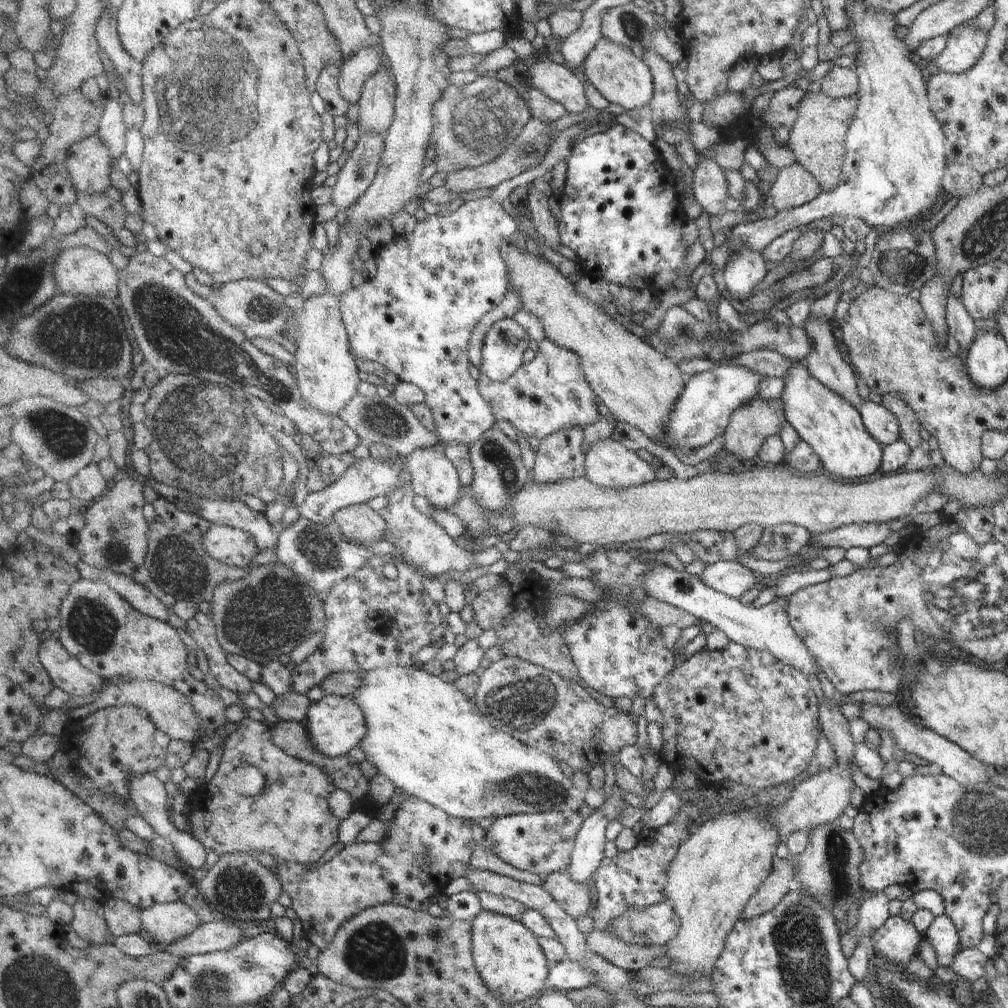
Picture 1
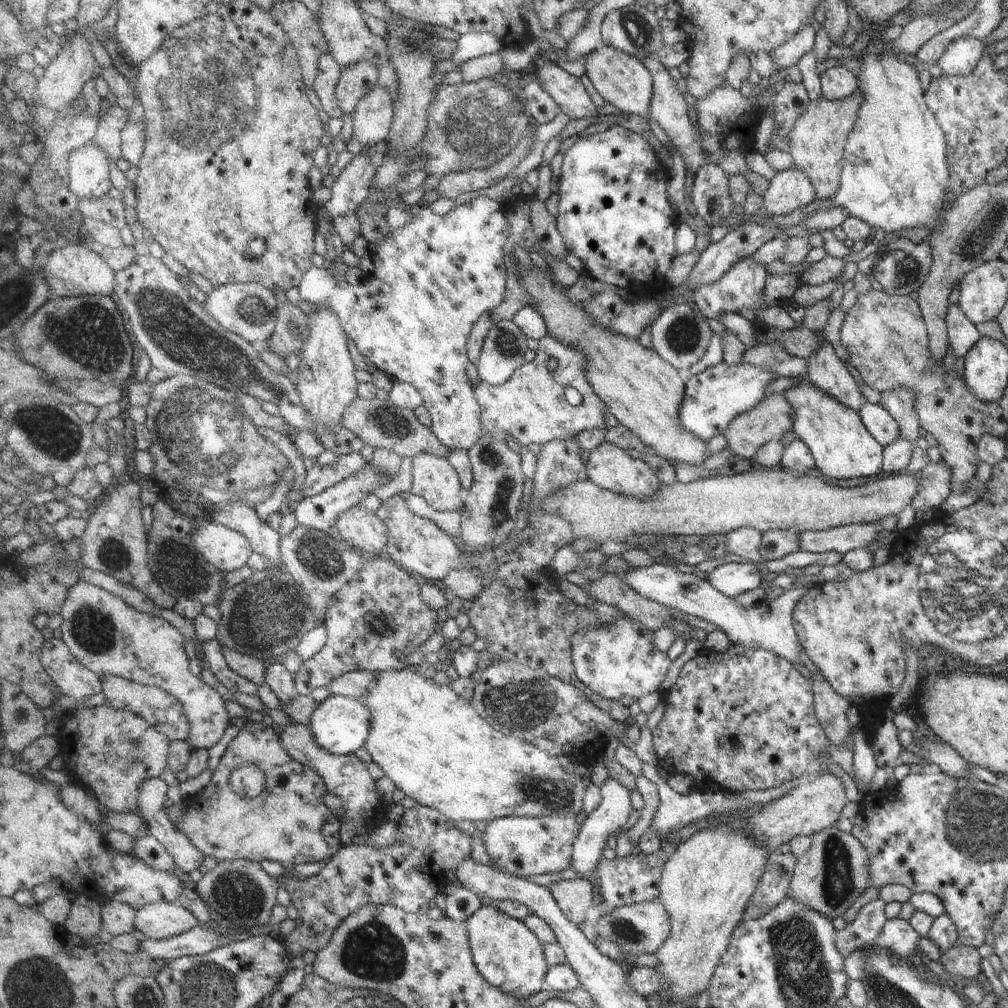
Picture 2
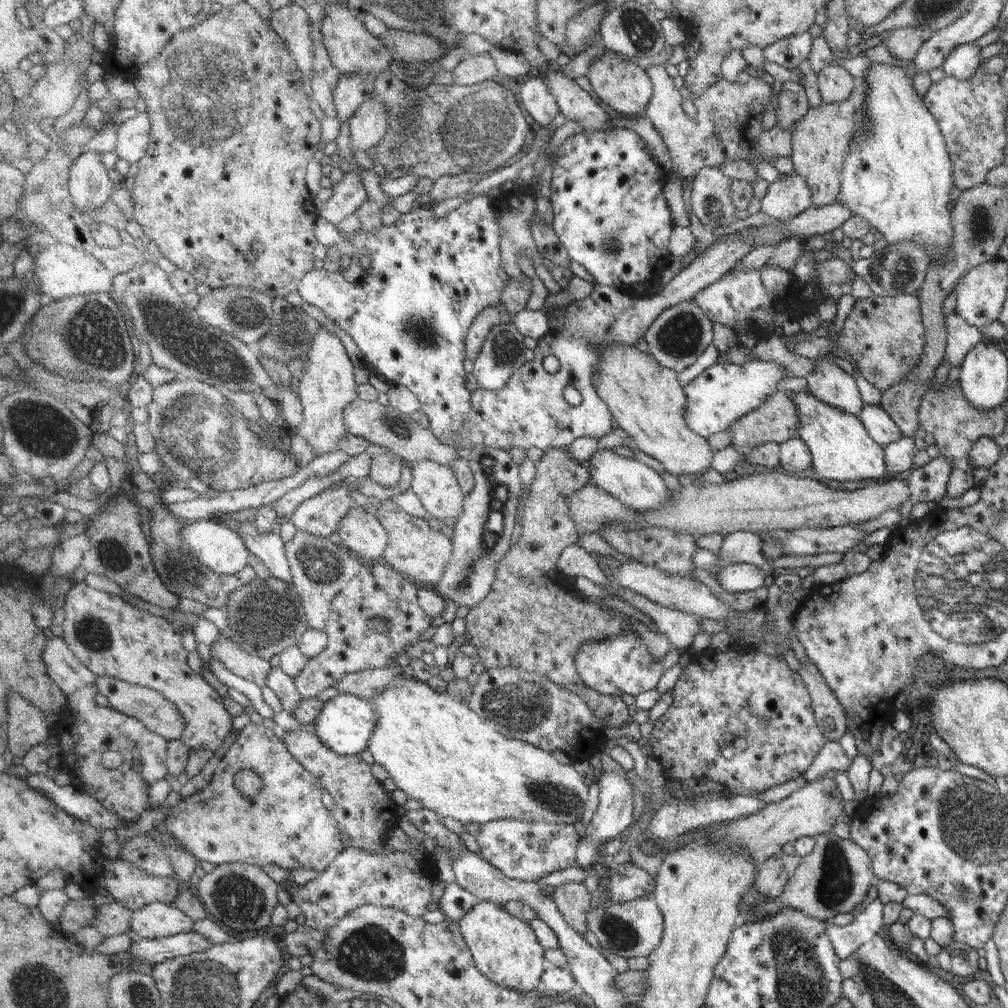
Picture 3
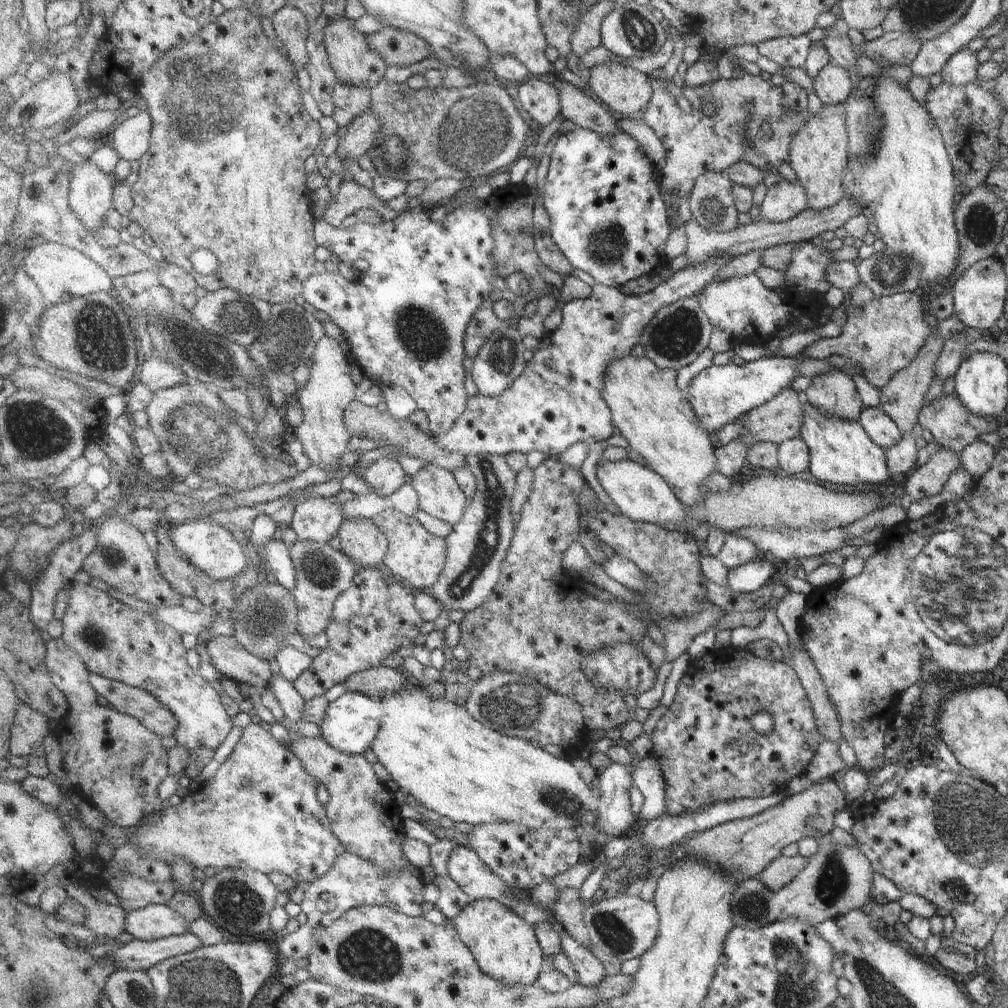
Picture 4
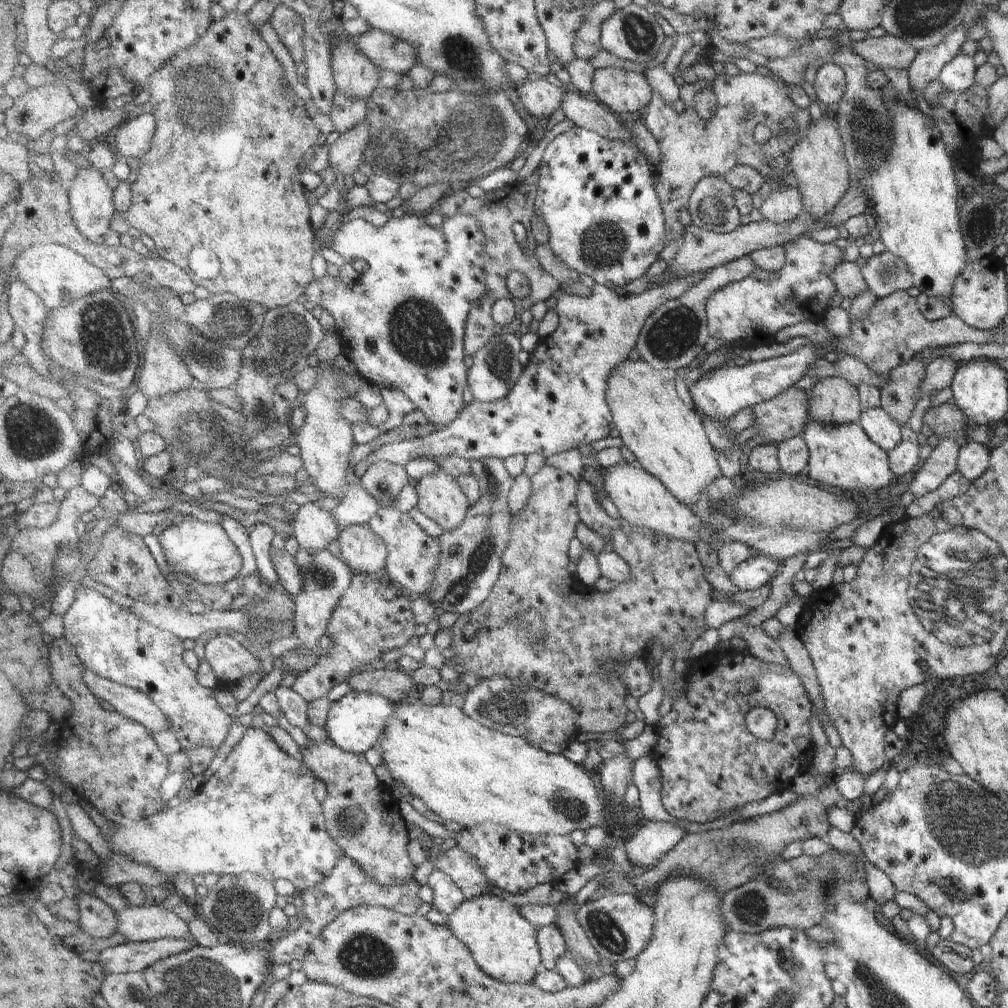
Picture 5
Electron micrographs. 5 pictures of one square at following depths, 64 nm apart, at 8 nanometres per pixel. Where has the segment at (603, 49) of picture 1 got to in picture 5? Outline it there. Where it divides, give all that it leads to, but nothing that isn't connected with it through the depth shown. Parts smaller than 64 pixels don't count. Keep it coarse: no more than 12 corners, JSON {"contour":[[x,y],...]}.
{"contour":[[596,70],[593,96],[620,114],[644,113],[656,91],[646,74]]}

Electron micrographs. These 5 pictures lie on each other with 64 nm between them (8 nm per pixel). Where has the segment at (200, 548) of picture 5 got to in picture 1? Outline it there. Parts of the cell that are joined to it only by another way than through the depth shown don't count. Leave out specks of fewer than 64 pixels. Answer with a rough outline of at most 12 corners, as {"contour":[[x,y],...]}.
{"contour":[[213,525],[204,542],[222,564],[245,569],[262,552],[251,532]]}

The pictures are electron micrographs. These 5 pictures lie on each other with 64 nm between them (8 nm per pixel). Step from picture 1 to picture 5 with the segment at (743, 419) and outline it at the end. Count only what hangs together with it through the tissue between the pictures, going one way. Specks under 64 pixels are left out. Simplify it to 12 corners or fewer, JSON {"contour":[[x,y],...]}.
{"contour":[[790,387],[753,409],[758,435],[800,437],[808,394]]}

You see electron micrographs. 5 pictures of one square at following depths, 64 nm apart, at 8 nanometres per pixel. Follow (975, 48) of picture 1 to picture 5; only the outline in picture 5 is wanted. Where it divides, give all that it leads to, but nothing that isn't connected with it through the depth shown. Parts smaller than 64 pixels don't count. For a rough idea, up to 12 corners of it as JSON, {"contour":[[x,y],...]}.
{"contour":[[958,53],[938,75],[937,87],[963,91],[975,83],[973,56]]}

